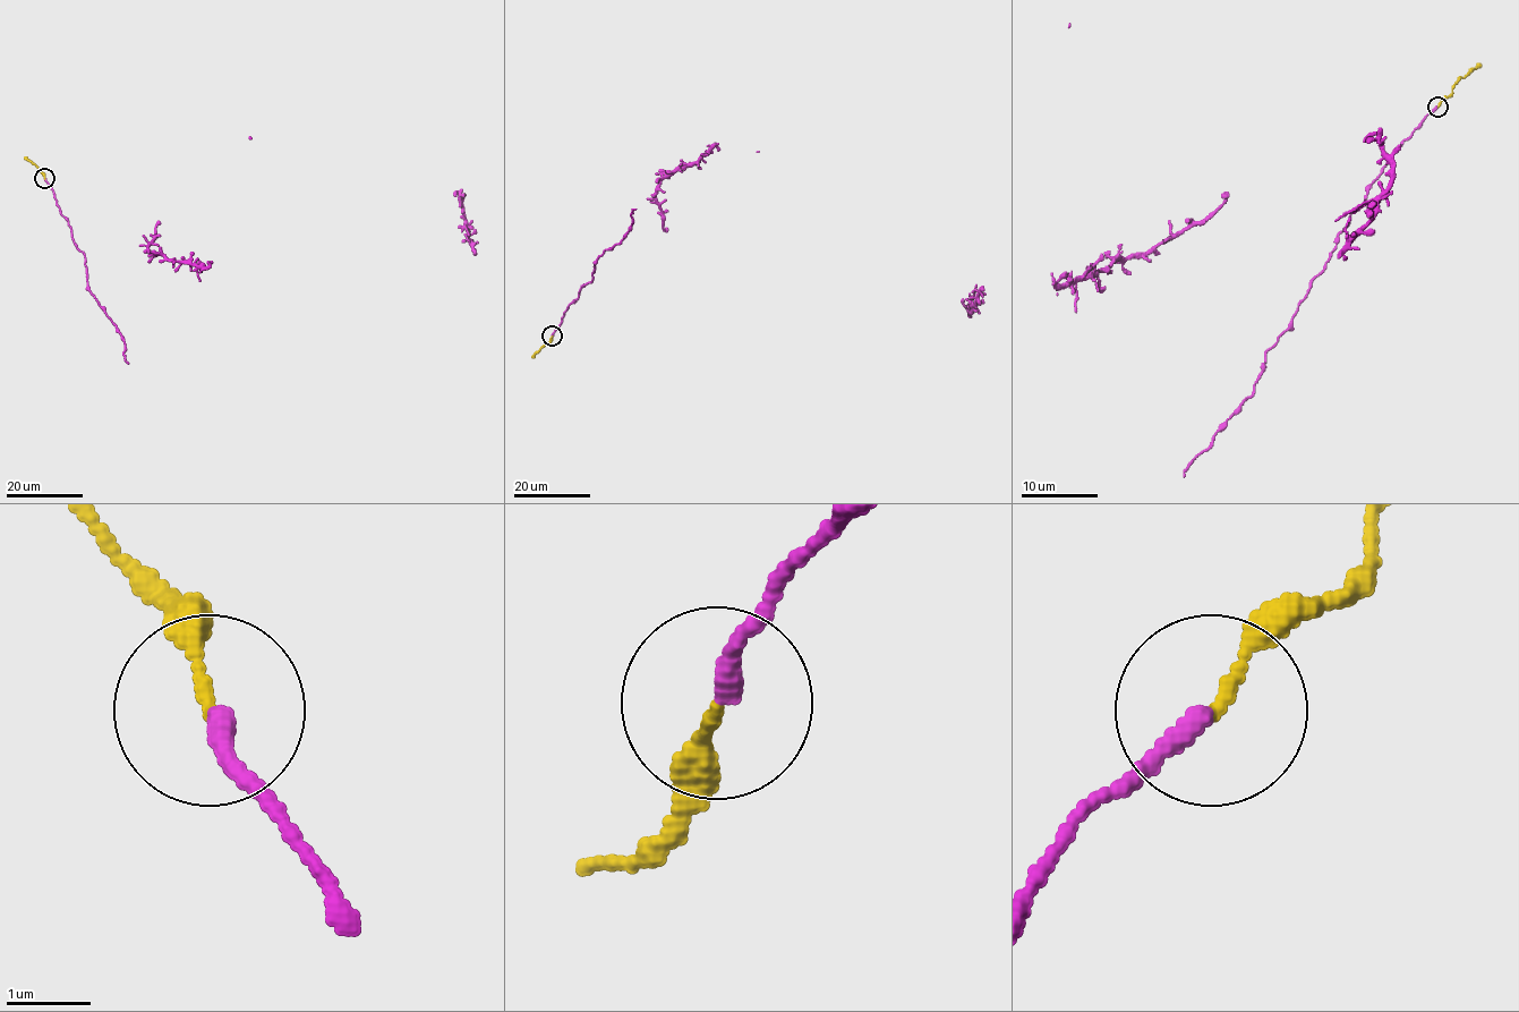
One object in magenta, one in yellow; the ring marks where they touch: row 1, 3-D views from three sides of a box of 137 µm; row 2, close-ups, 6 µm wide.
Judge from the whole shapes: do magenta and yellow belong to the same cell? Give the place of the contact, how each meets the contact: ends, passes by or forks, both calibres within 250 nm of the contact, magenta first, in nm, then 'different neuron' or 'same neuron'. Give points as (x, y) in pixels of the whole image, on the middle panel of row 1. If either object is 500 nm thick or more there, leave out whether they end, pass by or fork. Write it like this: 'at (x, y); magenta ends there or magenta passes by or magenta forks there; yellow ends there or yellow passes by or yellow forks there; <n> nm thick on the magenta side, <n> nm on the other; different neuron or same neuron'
at (552, 336); magenta ends there; yellow ends there; 240 nm thick on the magenta side, 140 nm on the other; same neuron

